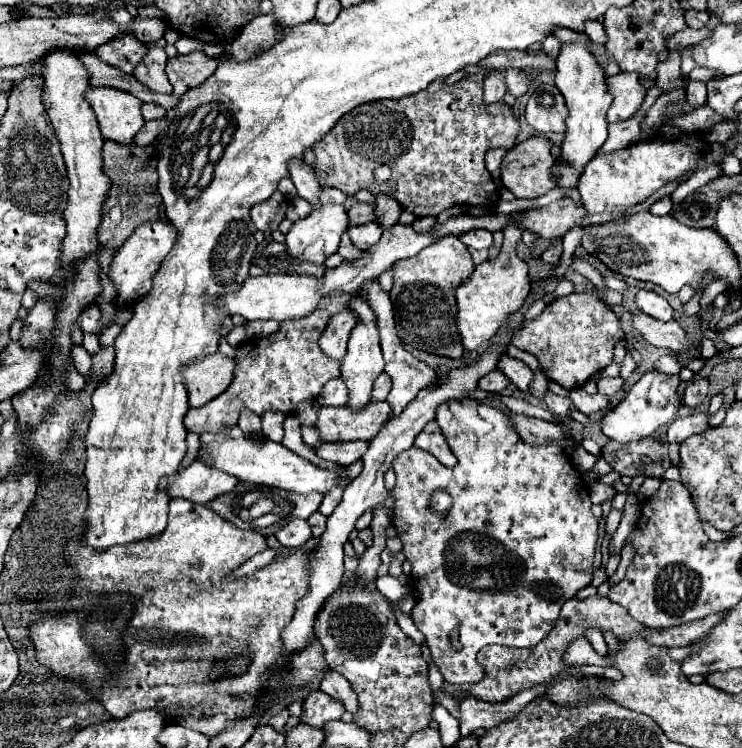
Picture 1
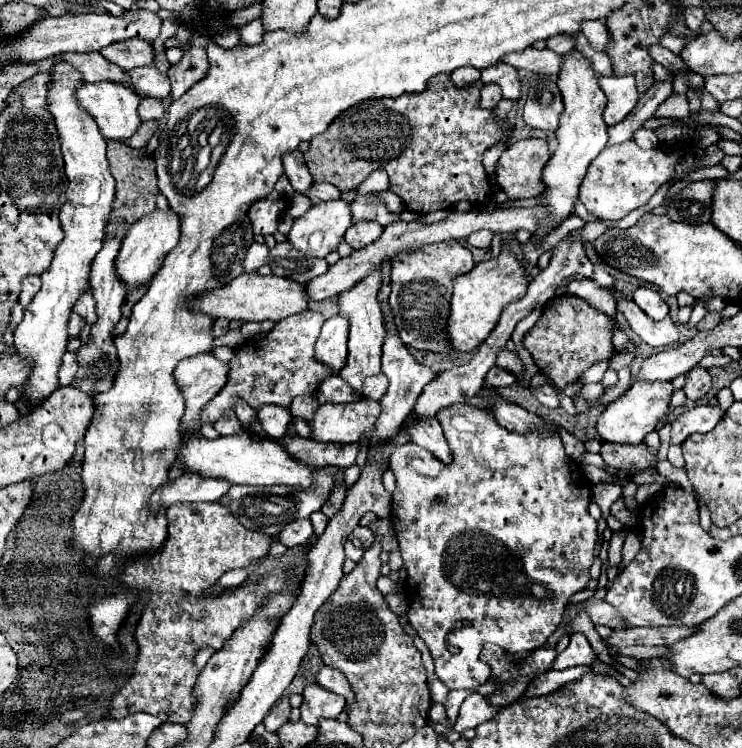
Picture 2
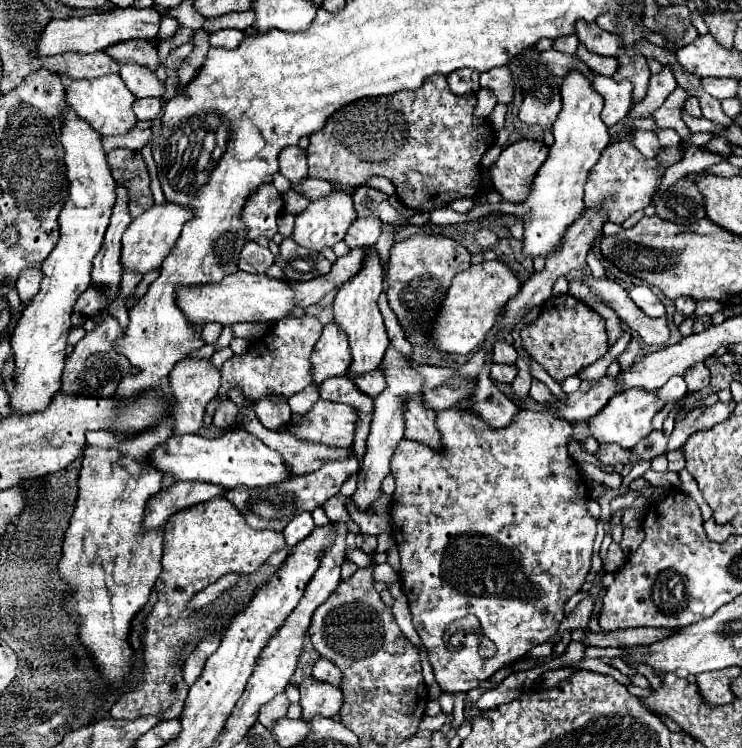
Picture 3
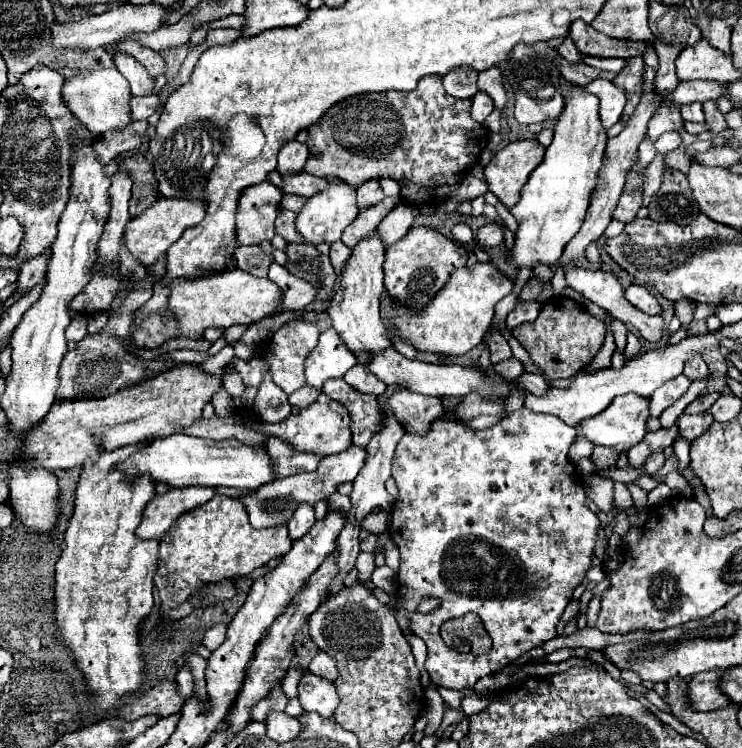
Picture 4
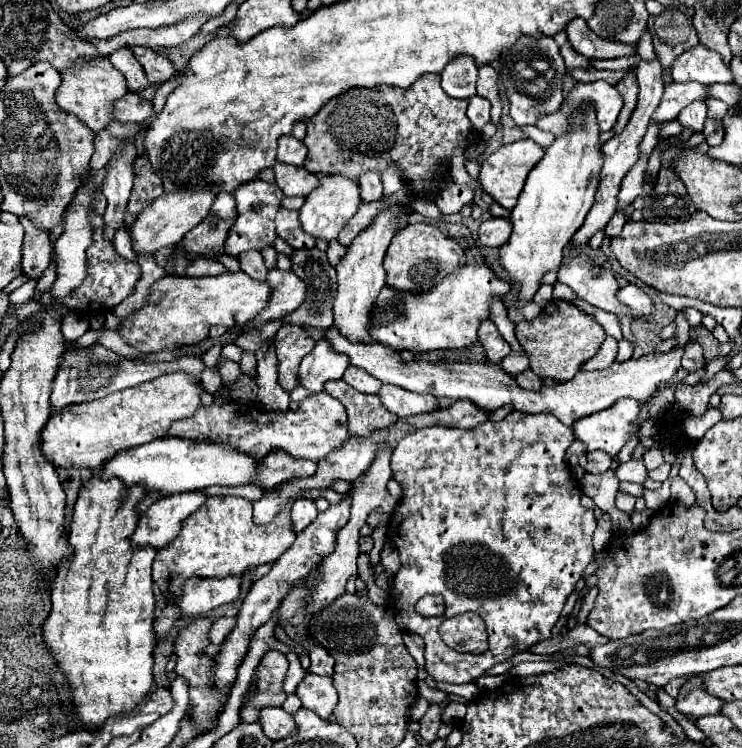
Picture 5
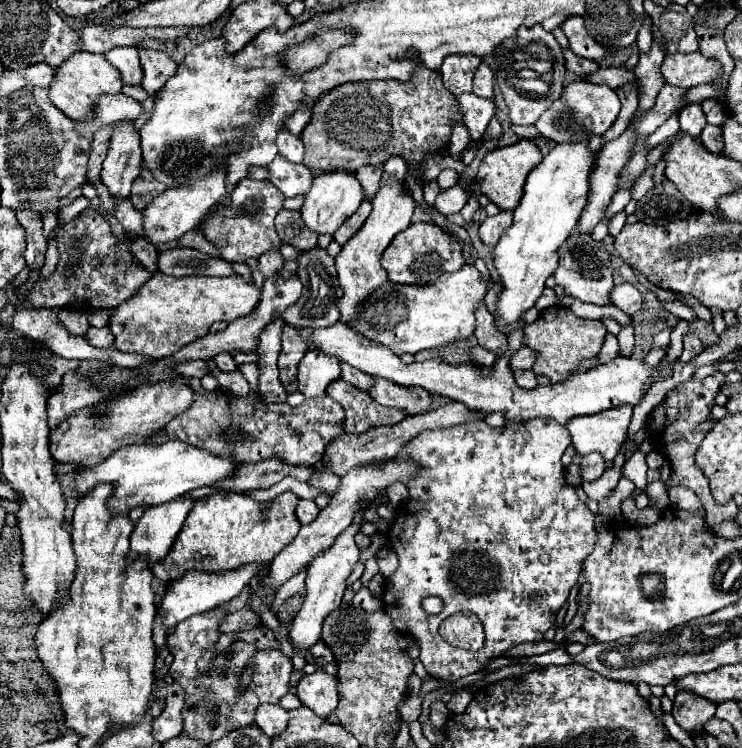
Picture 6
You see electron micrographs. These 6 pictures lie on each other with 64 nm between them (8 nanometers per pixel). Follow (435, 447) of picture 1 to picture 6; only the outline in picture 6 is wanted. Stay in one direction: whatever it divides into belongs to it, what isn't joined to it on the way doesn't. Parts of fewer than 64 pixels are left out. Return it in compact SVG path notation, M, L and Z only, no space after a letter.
M372 378L372 398L382 406L404 408L408 414L420 414L430 408L430 394L420 386L396 386L386 378Z

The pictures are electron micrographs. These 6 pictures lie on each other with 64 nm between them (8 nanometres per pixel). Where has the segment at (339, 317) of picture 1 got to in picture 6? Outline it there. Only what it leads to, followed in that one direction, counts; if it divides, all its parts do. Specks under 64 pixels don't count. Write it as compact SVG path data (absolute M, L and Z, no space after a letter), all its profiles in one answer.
M308 350L298 366L298 386L306 398L326 394L326 386L340 378L340 362L316 350Z

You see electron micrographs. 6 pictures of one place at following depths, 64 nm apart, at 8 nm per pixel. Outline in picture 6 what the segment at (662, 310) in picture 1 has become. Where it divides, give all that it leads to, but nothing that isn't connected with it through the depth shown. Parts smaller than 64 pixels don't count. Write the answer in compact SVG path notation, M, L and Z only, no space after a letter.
M628 282L614 286L614 290L610 290L608 296L610 296L610 304L620 308L622 312L626 312L628 316L634 316L640 310L640 306L642 306L640 292Z

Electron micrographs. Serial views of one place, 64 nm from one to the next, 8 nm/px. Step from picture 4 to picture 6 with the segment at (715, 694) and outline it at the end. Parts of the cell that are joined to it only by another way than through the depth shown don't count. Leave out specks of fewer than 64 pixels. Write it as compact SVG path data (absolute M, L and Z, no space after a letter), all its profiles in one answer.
M678 692L674 698L674 710L672 716L676 724L686 732L698 732L704 728L704 722L712 718L716 712L716 704L700 698L692 692Z

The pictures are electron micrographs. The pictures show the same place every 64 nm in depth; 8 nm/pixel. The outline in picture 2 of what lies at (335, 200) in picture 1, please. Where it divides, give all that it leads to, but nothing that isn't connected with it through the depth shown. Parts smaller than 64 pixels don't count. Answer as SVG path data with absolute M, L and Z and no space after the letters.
M314 182L306 194L314 204L318 202L324 202L324 200L334 200L334 198L340 198L340 190L332 184L318 184Z

